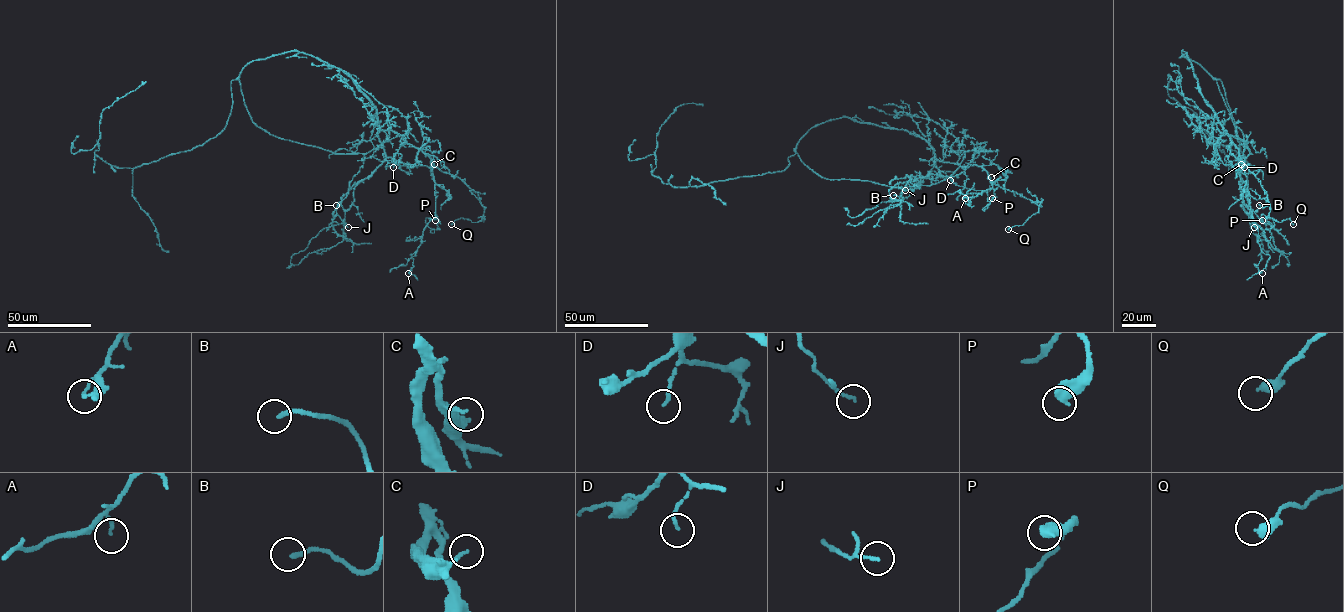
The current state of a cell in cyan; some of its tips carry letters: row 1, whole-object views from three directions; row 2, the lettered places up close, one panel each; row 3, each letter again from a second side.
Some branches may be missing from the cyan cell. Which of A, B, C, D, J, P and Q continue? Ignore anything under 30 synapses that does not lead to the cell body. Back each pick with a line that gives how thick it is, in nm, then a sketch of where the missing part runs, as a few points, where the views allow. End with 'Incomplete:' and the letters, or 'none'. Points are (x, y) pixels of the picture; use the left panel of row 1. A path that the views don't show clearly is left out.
Incomplete: none

